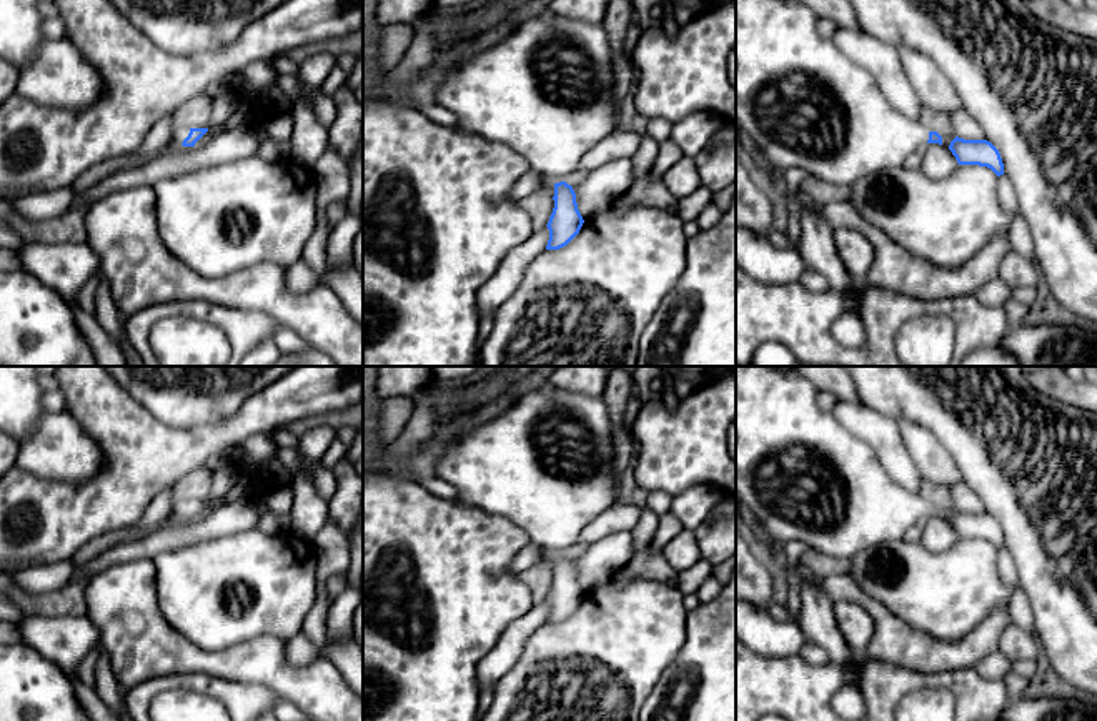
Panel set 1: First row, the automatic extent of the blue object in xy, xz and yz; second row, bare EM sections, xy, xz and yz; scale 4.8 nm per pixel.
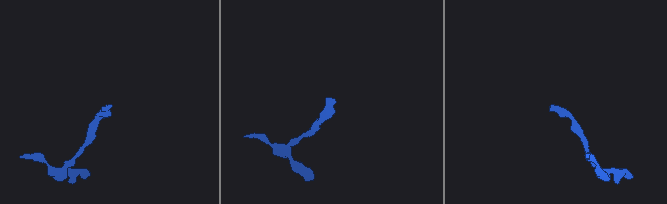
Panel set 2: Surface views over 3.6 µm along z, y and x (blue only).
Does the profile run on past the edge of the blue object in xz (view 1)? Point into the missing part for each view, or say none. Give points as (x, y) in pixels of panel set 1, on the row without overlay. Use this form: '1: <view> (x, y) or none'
1: xz (546, 463)

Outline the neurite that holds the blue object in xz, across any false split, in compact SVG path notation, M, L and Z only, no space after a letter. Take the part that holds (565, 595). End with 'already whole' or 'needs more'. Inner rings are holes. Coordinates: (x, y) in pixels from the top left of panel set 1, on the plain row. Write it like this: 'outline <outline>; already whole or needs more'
outline M544 383L528 391L498 418L456 430L454 436L428 455L438 478L458 490L456 503L513 521L546 556L554 559L546 623L566 619L584 593L566 551L579 533L619 501L614 475L613 423L604 396L586 396Z; needs more

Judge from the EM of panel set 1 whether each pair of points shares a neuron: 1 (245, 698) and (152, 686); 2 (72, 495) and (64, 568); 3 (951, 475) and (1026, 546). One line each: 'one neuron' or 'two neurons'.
1: one neuron
2: two neurons
3: two neurons

